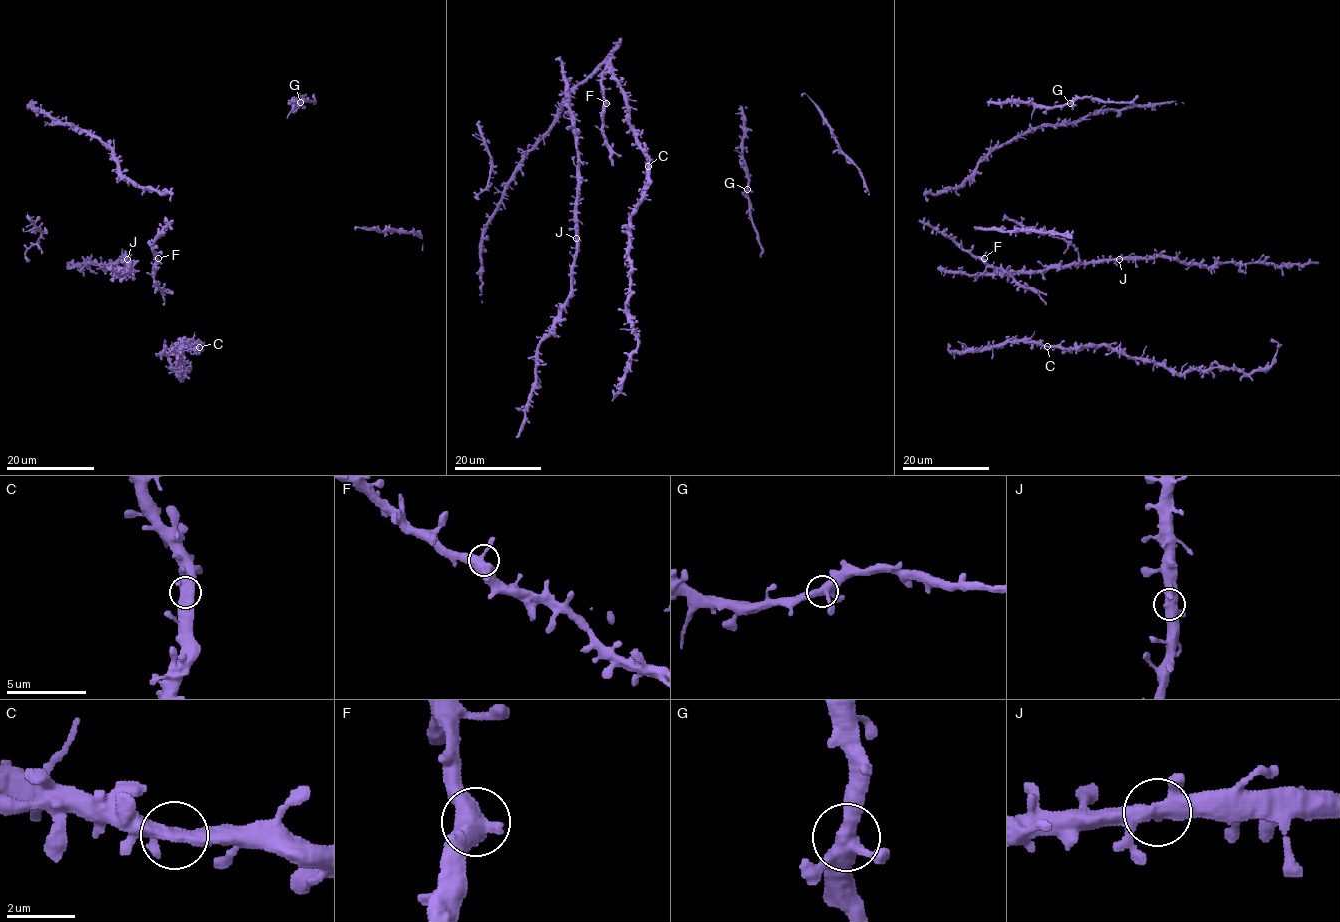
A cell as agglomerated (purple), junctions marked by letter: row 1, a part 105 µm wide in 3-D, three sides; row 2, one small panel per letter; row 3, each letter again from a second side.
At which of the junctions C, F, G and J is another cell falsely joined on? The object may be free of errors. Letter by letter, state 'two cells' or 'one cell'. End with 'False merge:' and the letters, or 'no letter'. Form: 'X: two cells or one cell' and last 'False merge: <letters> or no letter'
C: one cell
F: one cell
G: one cell
J: one cell
False merge: no letter

